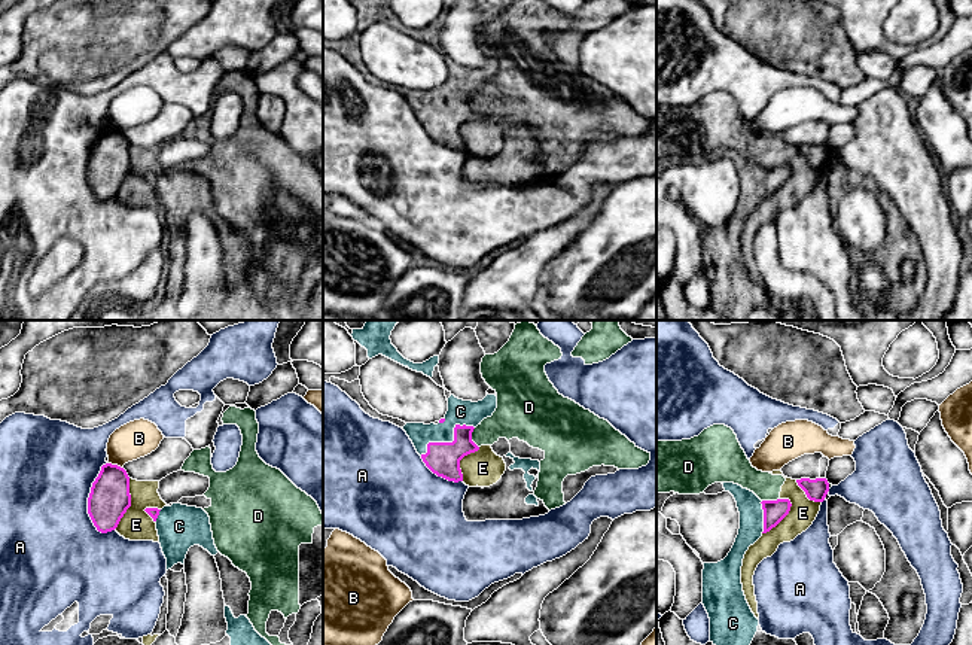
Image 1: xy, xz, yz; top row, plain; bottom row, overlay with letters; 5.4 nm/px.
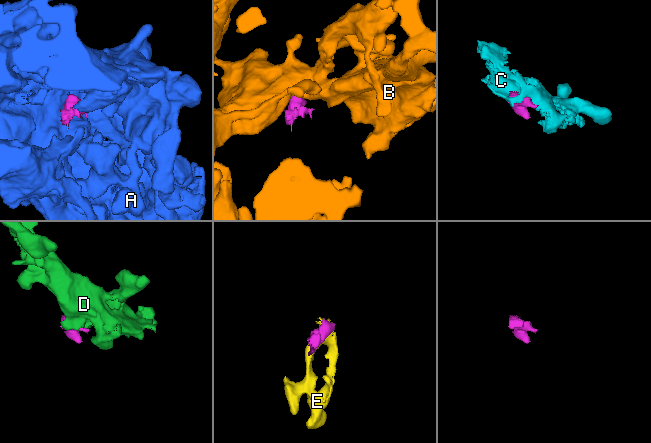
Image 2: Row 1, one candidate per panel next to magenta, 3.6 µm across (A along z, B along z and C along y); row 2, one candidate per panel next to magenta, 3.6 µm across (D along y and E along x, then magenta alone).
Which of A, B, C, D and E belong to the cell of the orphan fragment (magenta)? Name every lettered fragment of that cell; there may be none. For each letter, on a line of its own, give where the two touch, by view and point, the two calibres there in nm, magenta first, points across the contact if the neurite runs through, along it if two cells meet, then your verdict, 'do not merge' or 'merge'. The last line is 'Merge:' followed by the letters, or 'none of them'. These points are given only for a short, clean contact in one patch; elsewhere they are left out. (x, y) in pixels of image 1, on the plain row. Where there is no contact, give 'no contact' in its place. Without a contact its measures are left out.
A: meets magenta in xy at (88, 164); 220 nm thick on the magenta side, 500 nm on the other; do not merge
B: meets magenta in xy at (116, 131); 220 nm thick on the magenta side, 200 nm on the other; border along xy (109, 128), (122, 134); do not merge
C: meets magenta in xz at (448, 109); 180 nm thick on the magenta side, 130 nm on the other; merge
D: meets magenta in xz at (471, 105); 180 nm thick on the magenta side, 200 nm on the other; border along xz (474, 94), (472, 107), (478, 113); do not merge
E: meets magenta in xy at (130, 170); 220 nm thick on the magenta side, 170 nm on the other; do not merge
Merge: C

